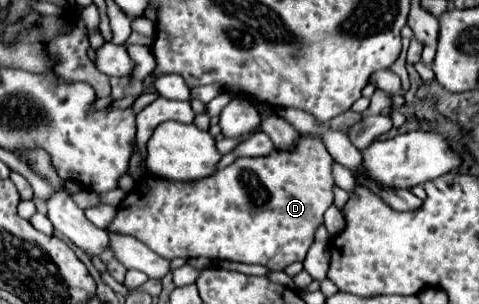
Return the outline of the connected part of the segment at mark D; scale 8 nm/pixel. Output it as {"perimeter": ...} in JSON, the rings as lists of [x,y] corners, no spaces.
{"perimeter":[[[157,98],[153,104],[145,106],[139,114],[137,114],[137,146],[139,146],[139,154],[141,154],[141,168],[145,170],[145,176],[135,184],[135,188],[123,198],[123,202],[119,204],[117,208],[117,216],[115,220],[109,224],[107,232],[113,232],[113,234],[125,234],[125,236],[135,236],[137,240],[141,240],[143,244],[147,244],[153,252],[157,252],[159,256],[167,258],[167,260],[173,260],[177,256],[181,258],[209,258],[209,260],[233,260],[233,262],[245,262],[245,264],[261,264],[261,266],[267,266],[271,270],[283,270],[285,266],[293,264],[293,262],[303,262],[305,260],[305,254],[309,250],[309,246],[313,244],[313,238],[315,238],[315,232],[317,228],[323,224],[323,214],[325,210],[333,204],[333,188],[335,188],[335,180],[333,180],[333,156],[327,152],[327,148],[323,148],[323,142],[317,140],[317,138],[311,138],[311,136],[301,136],[301,144],[297,144],[295,150],[287,152],[287,150],[273,150],[269,156],[263,156],[263,158],[239,158],[235,160],[231,166],[219,170],[219,174],[213,174],[205,180],[199,180],[199,182],[175,182],[175,180],[167,180],[167,178],[159,178],[159,176],[153,176],[147,168],[145,168],[145,156],[147,156],[147,140],[151,138],[155,126],[167,122],[167,120],[177,120],[177,122],[193,122],[195,118],[195,112],[191,110],[191,104],[189,102],[179,102],[179,100],[169,100],[169,98]]]}

